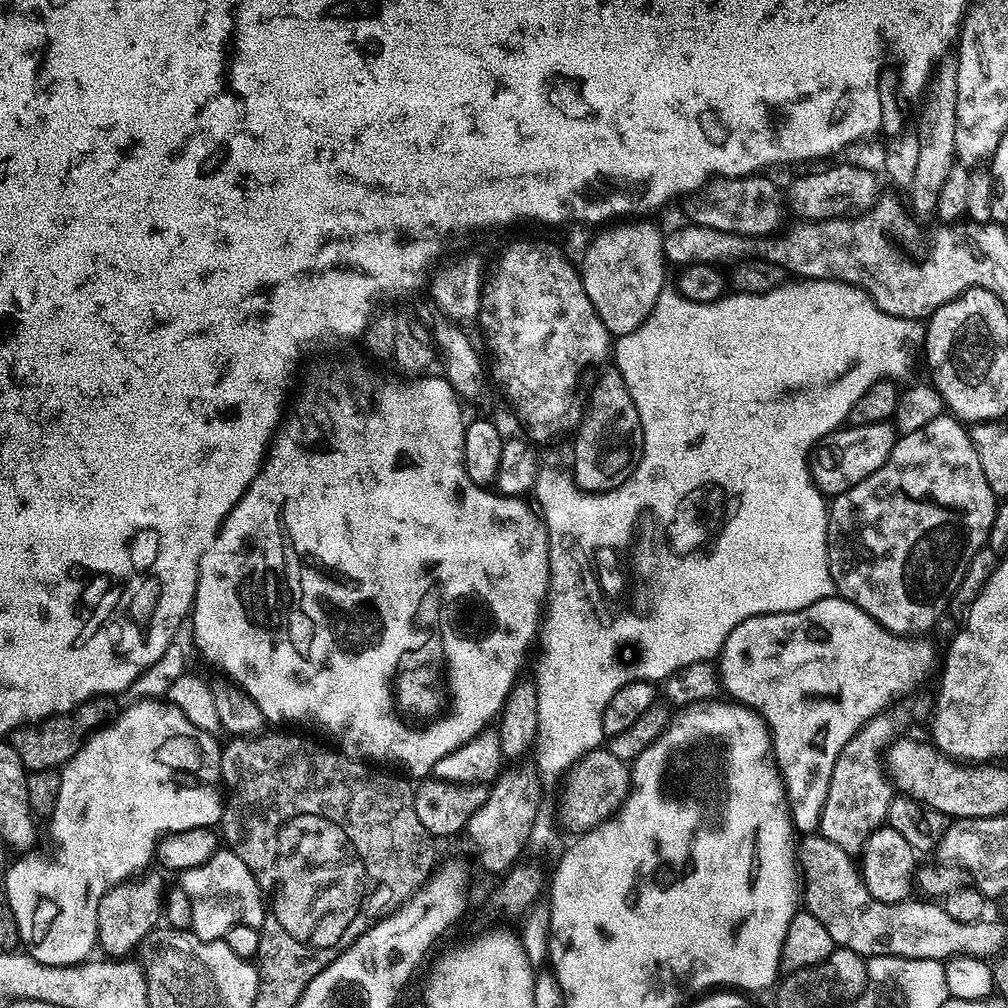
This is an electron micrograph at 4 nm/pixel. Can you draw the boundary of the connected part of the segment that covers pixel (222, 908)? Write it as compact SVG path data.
M217 850L206 862L190 870L179 873L180 888L188 899L188 908L192 911L191 931L198 939L219 940L227 937L231 928L244 923L248 928L259 929L266 915L265 901L260 901L262 889L254 874L238 858L238 854L227 850Z

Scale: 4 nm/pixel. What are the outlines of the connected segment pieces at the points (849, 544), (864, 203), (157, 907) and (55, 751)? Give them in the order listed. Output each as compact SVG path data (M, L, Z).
M942 414L934 418L934 422L926 422L922 430L903 433L897 439L896 445L890 450L886 462L870 478L858 482L849 492L835 497L831 501L828 513L828 565L833 589L843 599L858 606L870 618L878 621L882 627L900 636L916 636L928 634L928 631L940 620L940 615L955 601L958 586L962 586L962 578L968 569L968 563L978 554L978 550L986 547L988 535L994 526L998 497L990 490L990 482L986 482L986 474L982 474L982 462L978 460L978 450L974 448L972 433L957 417L951 414Z
M836 164L833 168L824 168L821 172L808 172L800 176L786 188L786 204L801 221L833 220L838 216L859 214L865 208L872 207L878 199L876 176L868 168L859 168L856 164Z
M145 870L132 877L131 880L123 880L116 884L104 895L102 902L98 902L98 930L96 938L98 948L108 958L128 958L139 949L141 941L146 938L161 923L160 911L164 908L164 880L159 876L159 871Z
M111 695L98 696L79 704L73 712L66 712L62 716L49 716L46 720L16 728L10 734L10 743L18 758L22 758L25 769L29 773L40 772L56 770L67 764L93 732L116 719L118 707L116 708L112 700L115 699Z

